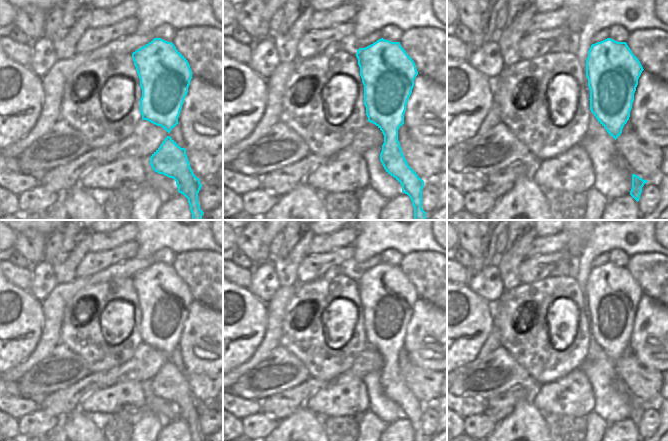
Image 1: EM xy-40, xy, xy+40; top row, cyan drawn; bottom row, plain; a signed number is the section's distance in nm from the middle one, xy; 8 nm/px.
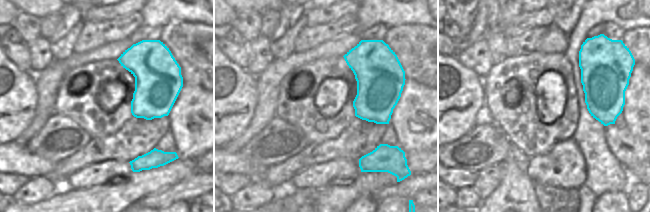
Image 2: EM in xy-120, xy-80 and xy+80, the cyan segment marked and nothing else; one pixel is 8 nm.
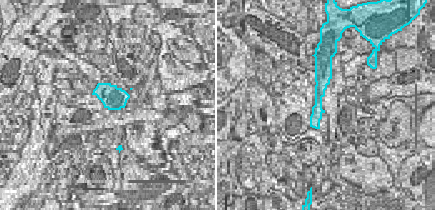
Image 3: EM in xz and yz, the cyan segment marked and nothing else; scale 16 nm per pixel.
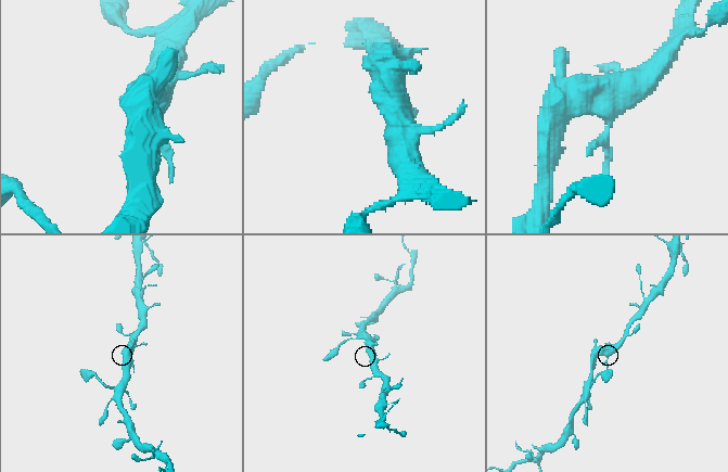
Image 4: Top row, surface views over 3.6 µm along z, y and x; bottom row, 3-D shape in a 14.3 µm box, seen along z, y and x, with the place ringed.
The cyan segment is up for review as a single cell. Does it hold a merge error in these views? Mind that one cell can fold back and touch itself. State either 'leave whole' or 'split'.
leave whole

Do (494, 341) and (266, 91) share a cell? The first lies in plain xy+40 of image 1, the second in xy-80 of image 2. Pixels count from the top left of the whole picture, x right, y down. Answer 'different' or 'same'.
same

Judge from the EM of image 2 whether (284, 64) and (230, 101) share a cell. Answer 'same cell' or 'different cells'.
different cells

